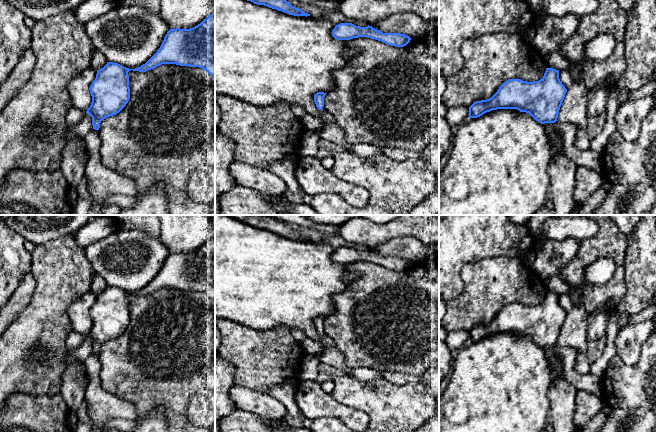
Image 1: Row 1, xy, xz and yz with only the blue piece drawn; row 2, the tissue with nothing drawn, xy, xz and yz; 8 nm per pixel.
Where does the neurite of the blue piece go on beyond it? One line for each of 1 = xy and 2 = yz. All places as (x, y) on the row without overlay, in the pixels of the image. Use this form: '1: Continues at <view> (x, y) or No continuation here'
1: No continuation here
2: No continuation here

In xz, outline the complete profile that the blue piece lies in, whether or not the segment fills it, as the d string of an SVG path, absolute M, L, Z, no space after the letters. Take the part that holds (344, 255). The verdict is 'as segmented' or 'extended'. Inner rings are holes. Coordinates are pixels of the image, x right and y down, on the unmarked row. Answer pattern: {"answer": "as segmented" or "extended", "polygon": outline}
{"answer": "as segmented", "polygon": "M340 247L332 254L332 260L337 264L350 264L367 261L395 271L406 270L411 262L401 257L383 257L372 250L360 251L352 247Z"}

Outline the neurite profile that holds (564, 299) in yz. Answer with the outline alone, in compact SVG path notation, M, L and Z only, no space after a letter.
M566 293L559 294L559 303L567 314L573 306L569 294Z

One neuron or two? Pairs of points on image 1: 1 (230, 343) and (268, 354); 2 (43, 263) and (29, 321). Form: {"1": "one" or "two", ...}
{"1": "one", "2": "one"}

